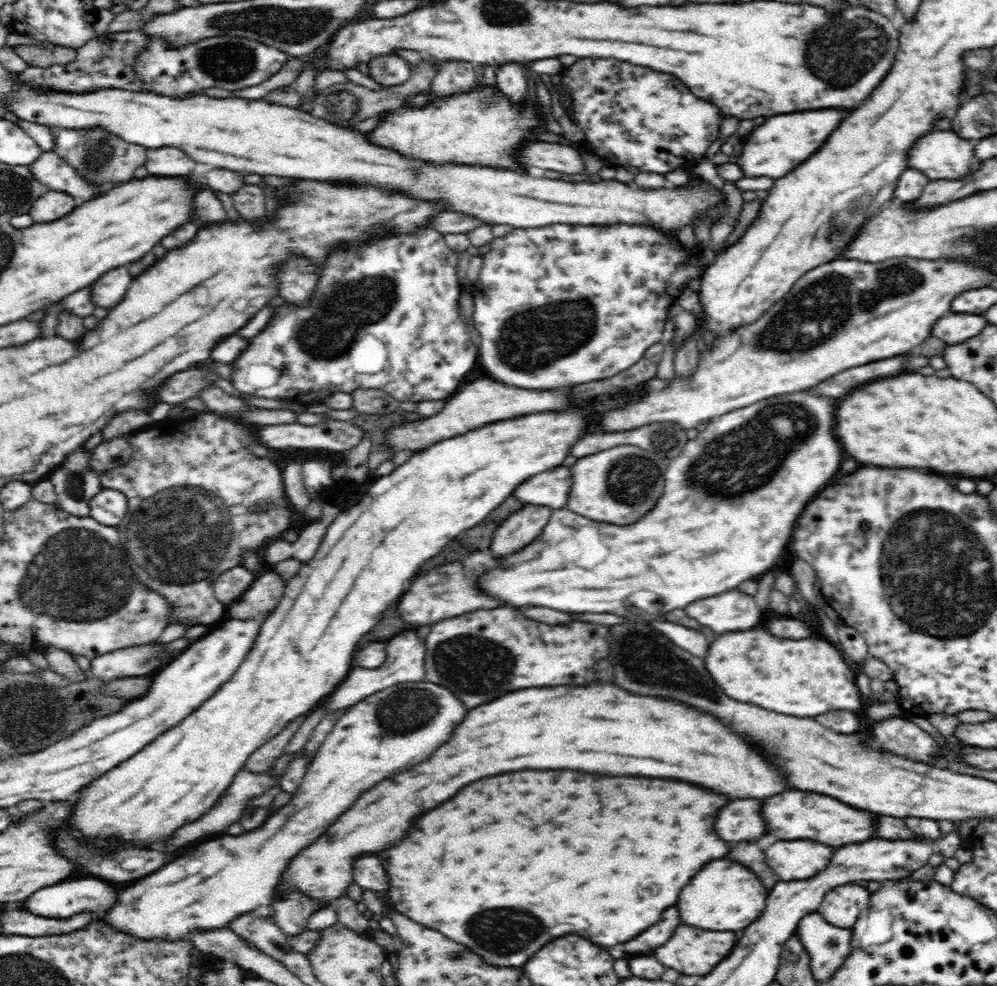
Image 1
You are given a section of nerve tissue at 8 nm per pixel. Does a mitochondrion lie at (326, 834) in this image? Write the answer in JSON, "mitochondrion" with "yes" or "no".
{"mitochondrion":"no"}

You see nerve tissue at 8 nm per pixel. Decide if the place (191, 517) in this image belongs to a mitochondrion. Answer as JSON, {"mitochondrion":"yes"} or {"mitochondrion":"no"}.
{"mitochondrion":"yes"}

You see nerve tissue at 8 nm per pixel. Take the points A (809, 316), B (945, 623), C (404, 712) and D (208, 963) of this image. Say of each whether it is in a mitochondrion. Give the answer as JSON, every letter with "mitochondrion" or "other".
{"A":"mitochondrion","B":"mitochondrion","C":"mitochondrion","D":"other"}

